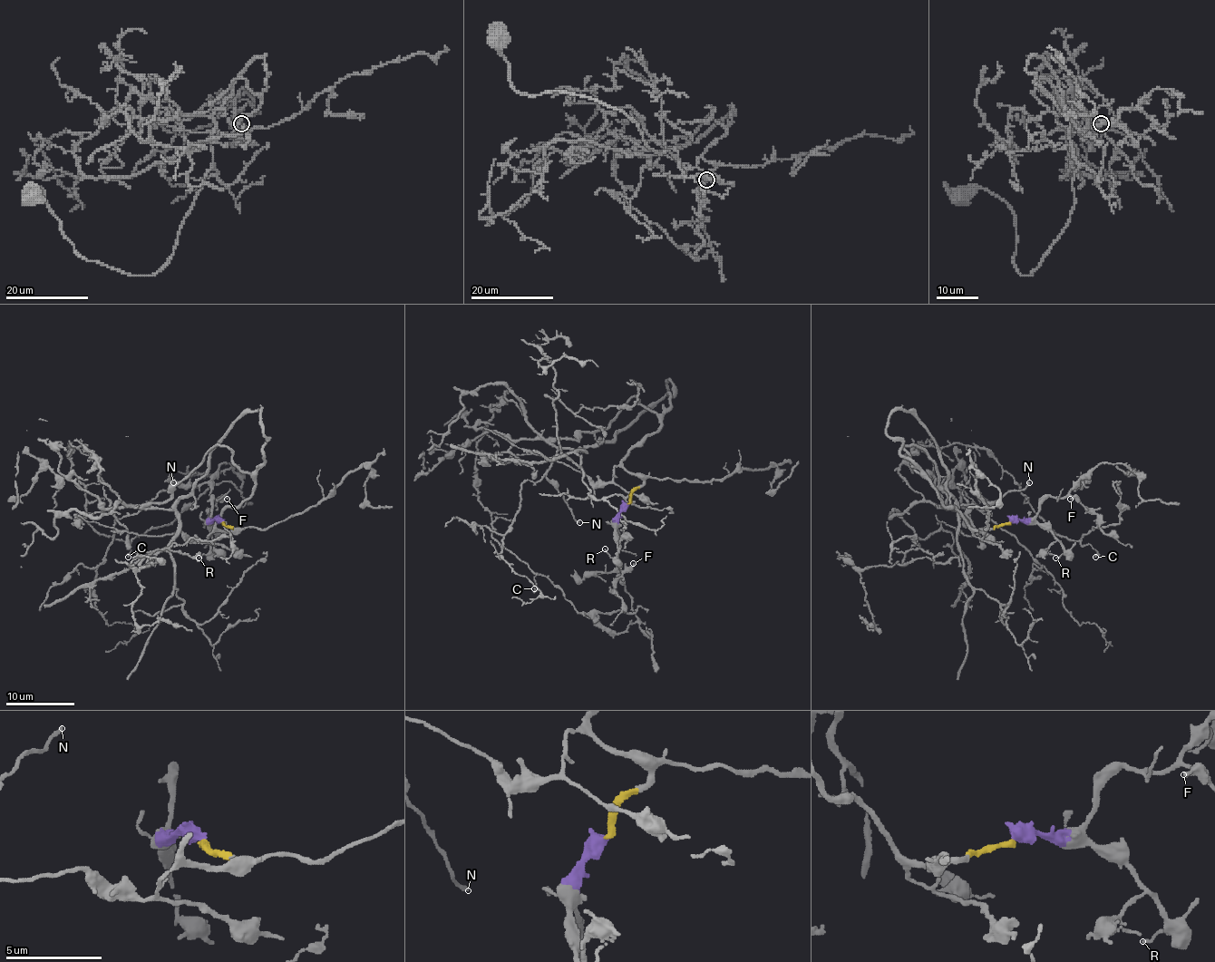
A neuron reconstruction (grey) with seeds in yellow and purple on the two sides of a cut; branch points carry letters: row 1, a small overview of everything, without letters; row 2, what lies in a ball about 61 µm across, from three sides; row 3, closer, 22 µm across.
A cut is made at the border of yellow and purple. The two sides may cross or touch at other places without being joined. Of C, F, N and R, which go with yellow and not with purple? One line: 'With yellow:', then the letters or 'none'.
With yellow: C, N

